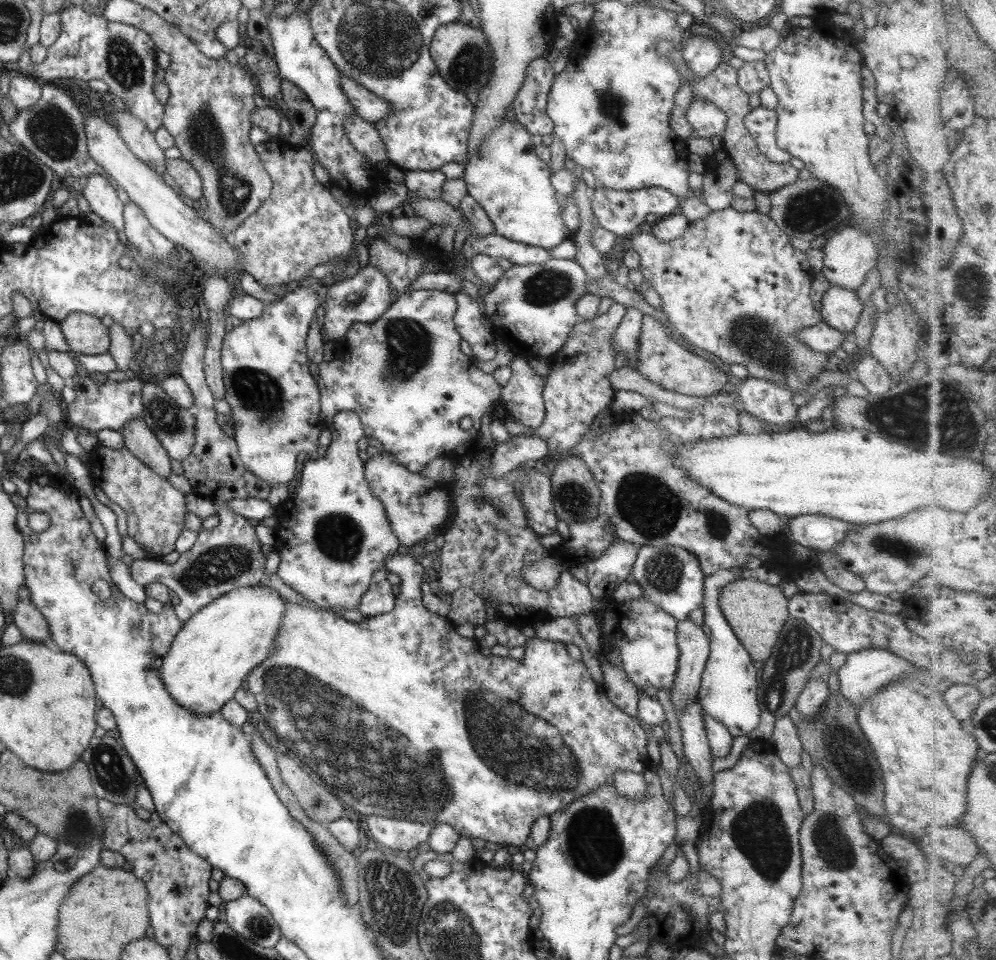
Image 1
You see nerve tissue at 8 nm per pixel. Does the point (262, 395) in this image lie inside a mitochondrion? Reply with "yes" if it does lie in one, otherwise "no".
yes

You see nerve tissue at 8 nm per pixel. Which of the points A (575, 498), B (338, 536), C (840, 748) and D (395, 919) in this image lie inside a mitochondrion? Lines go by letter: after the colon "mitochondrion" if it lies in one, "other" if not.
A: mitochondrion
B: mitochondrion
C: mitochondrion
D: mitochondrion

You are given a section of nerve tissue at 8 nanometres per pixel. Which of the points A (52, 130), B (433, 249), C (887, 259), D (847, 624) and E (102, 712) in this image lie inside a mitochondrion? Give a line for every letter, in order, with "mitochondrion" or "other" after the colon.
A: mitochondrion
B: other
C: other
D: other
E: other

